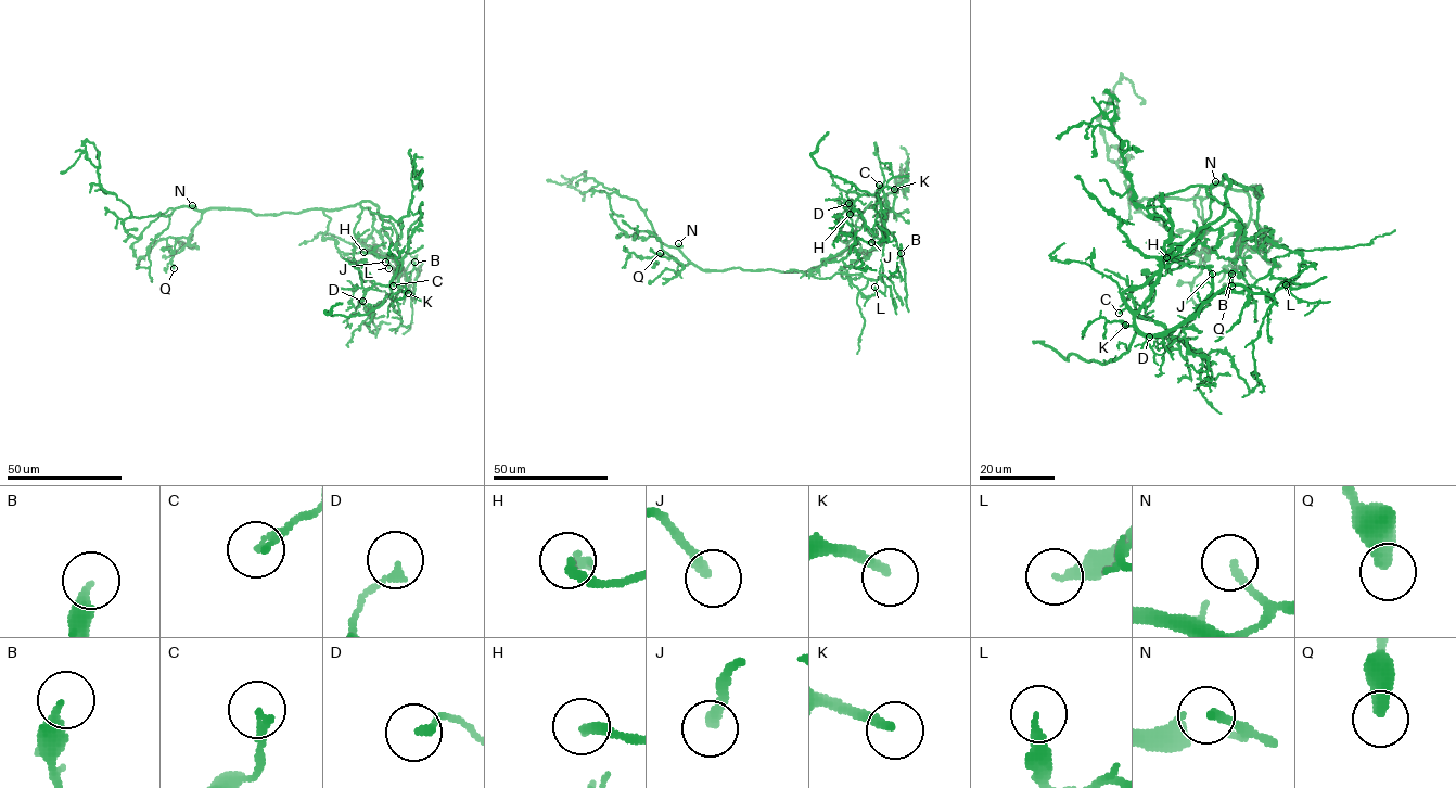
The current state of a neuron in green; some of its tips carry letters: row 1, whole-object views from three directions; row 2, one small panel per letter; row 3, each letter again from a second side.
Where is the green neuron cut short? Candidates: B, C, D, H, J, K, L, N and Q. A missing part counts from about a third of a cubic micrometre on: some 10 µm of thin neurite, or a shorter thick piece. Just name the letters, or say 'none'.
J

